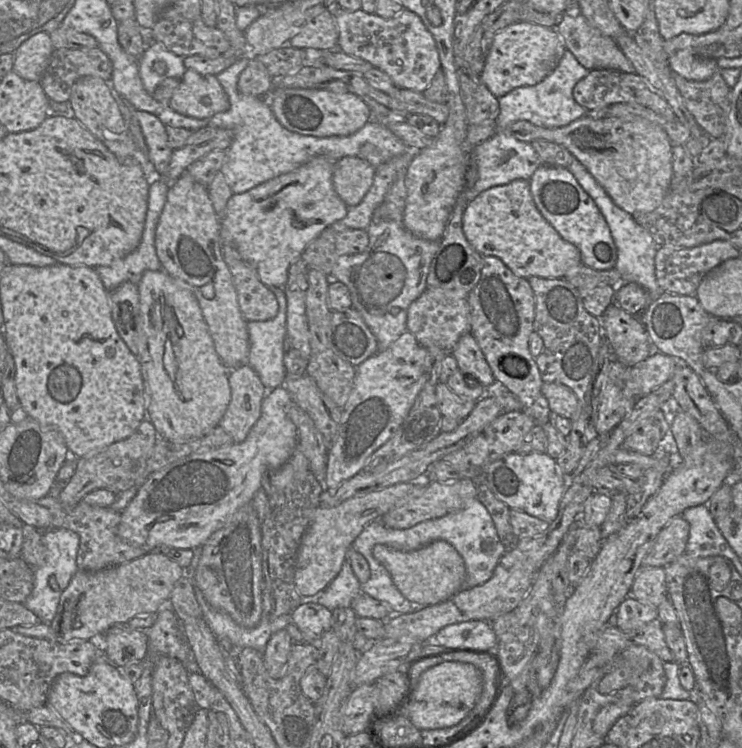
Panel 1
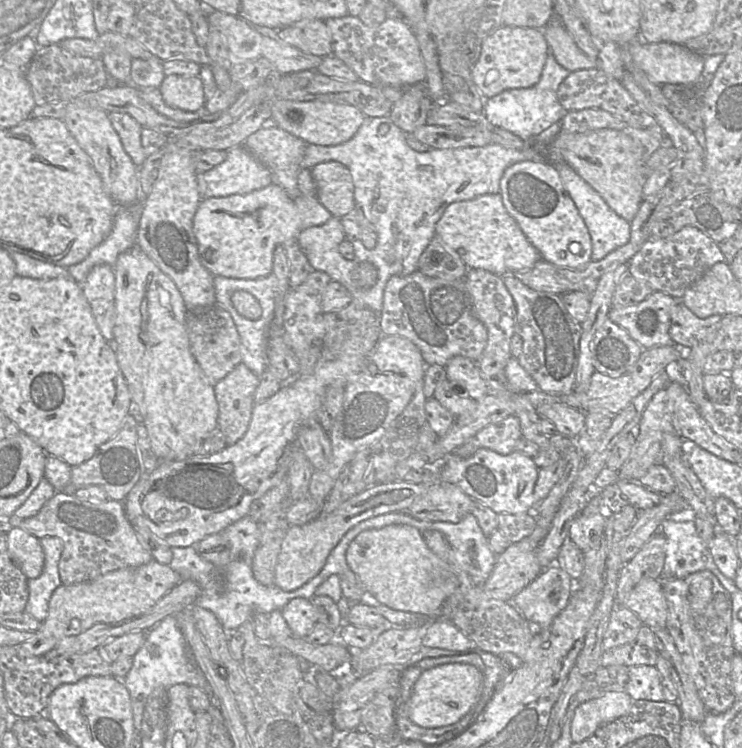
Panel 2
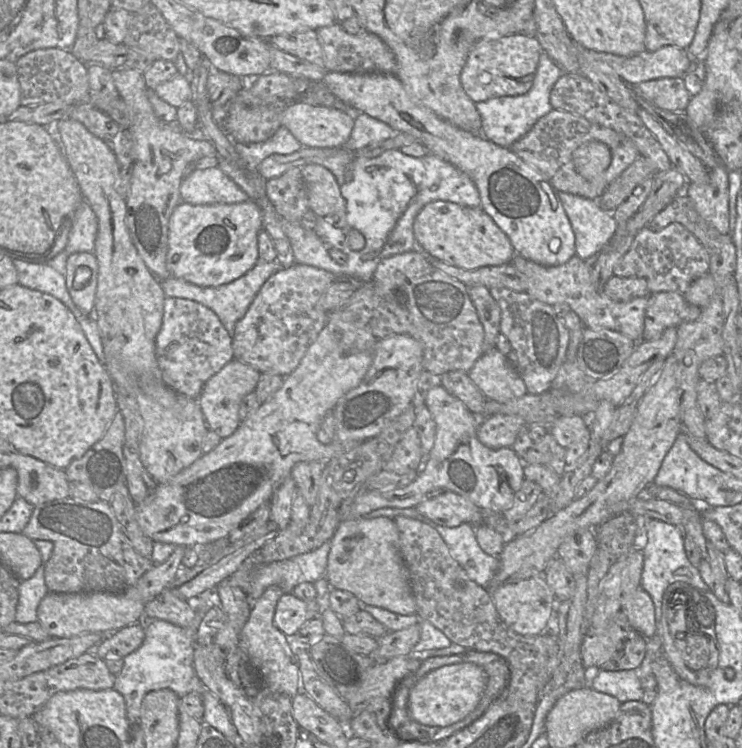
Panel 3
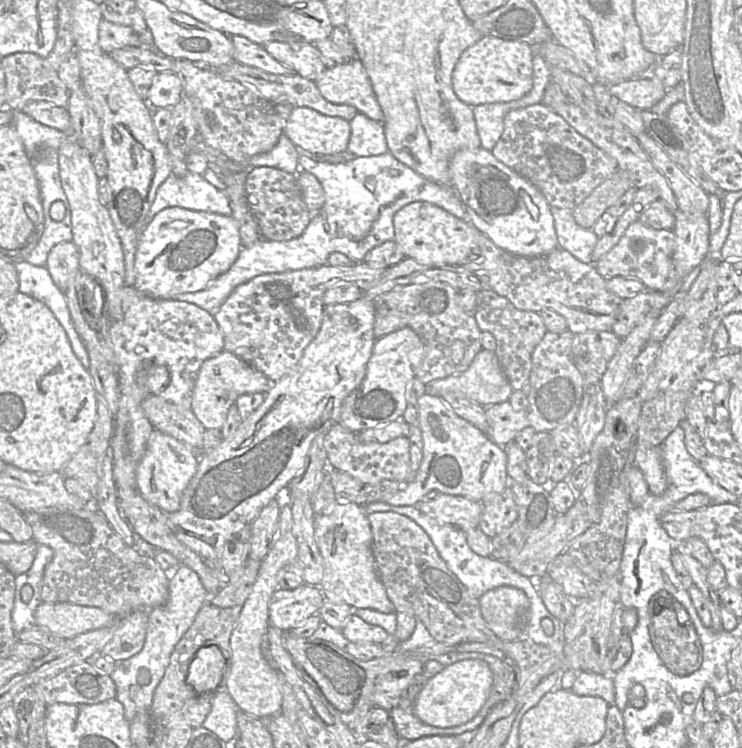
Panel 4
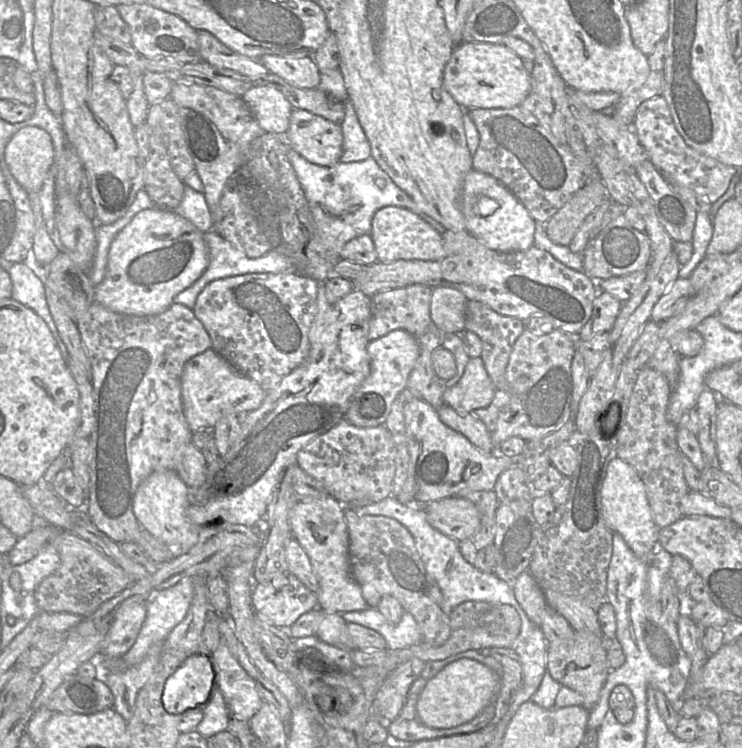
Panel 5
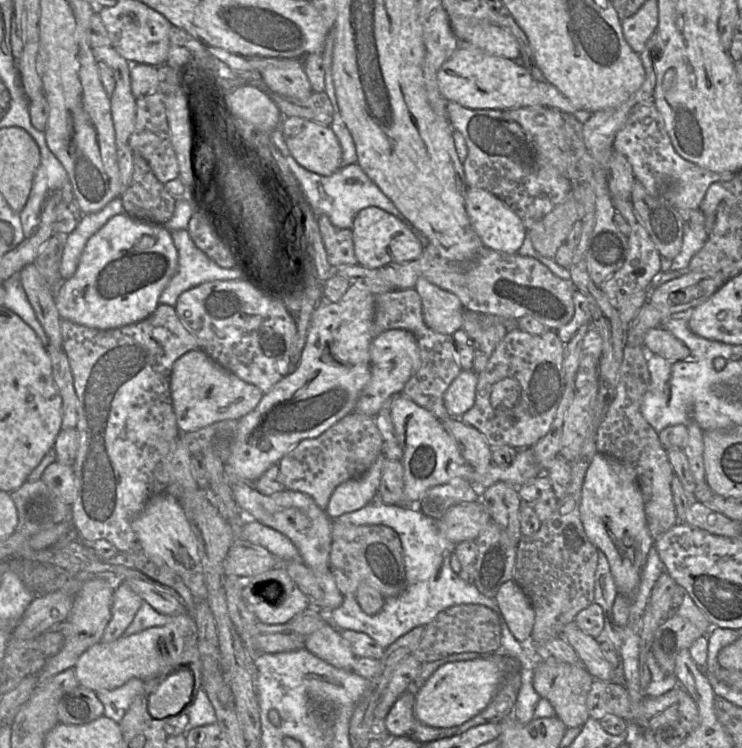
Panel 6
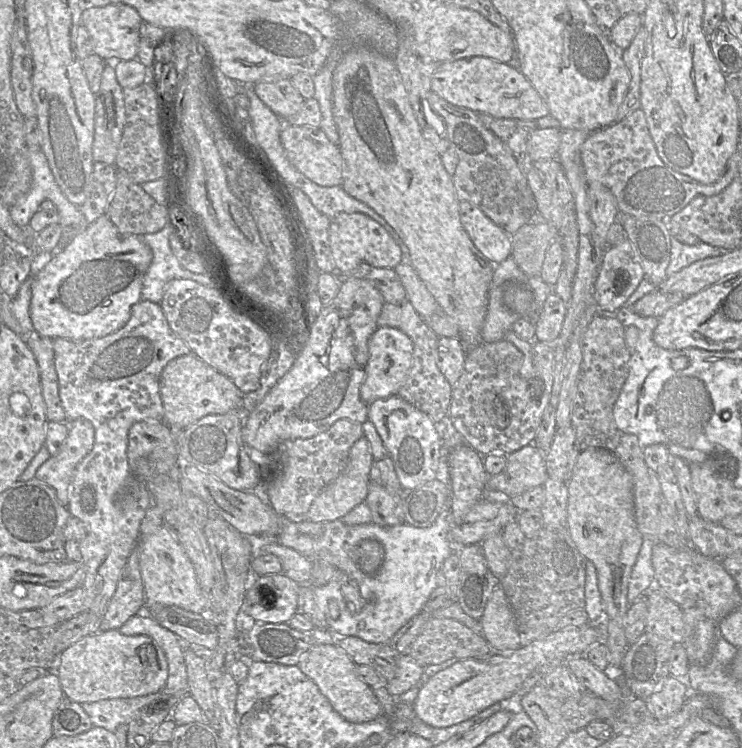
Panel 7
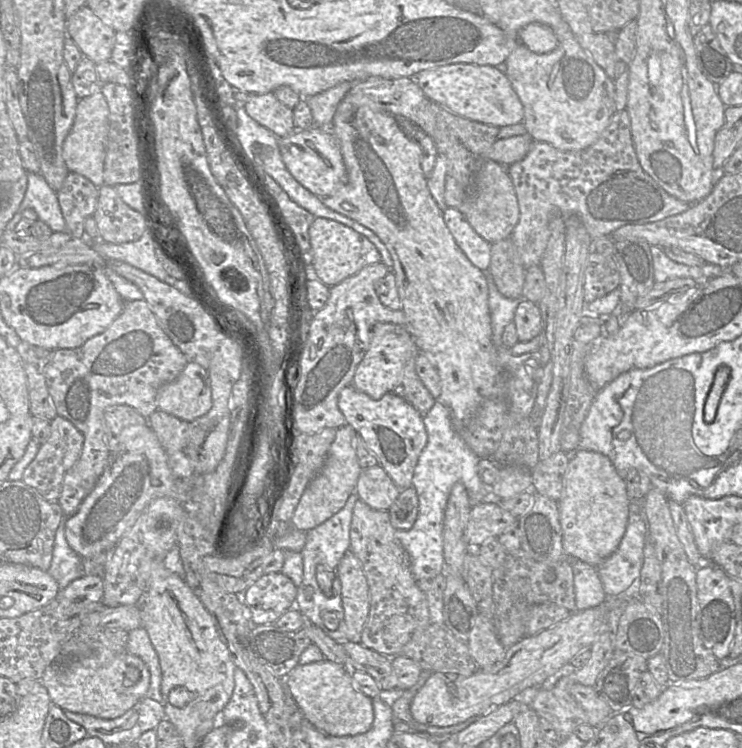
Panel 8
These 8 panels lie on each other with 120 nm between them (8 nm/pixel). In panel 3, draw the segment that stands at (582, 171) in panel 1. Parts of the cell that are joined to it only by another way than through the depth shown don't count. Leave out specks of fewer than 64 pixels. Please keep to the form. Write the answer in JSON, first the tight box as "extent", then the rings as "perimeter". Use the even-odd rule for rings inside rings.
{"extent":[559,192,618,260],"perimeter":[[[560,192],[559,200],[575,234],[575,255],[582,260],[591,258],[594,254],[600,252],[615,237],[618,223],[611,212],[605,211],[599,206],[597,199],[589,199],[566,192]]]}

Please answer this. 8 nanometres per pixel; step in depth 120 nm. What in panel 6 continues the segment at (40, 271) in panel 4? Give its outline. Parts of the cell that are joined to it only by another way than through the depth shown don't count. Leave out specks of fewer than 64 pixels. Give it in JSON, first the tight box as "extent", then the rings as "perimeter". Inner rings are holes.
{"extent":[3,275,49,347],"perimeter":[[[17,275],[10,277],[3,284],[5,287],[3,306],[17,314],[27,325],[29,325],[46,347],[49,344],[49,338],[38,321]]]}

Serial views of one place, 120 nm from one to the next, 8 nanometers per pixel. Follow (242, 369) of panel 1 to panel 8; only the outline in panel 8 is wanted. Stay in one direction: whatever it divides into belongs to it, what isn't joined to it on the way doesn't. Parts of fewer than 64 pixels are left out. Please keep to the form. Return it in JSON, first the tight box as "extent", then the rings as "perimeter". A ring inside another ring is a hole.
{"extent":[157,361,212,422],"perimeter":[[[188,361],[174,381],[159,389],[157,407],[187,422],[205,415],[212,407],[208,371],[196,362]]]}

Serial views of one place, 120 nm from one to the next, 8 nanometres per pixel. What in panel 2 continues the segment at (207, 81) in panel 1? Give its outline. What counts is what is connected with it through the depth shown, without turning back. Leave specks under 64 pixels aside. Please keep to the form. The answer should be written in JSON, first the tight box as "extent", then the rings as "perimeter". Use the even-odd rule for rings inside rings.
{"extent":[159,75,206,112],"perimeter":[[[168,75],[159,91],[163,101],[171,108],[196,112],[206,103],[202,79],[198,76]]]}

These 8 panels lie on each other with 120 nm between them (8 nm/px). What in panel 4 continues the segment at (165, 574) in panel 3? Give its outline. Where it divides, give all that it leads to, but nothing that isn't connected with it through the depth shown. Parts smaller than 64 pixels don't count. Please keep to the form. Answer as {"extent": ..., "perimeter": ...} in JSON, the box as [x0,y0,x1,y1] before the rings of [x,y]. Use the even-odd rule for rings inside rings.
{"extent":[35,602,115,639],"perimeter":[[[41,602],[35,610],[36,624],[48,629],[64,639],[69,639],[79,634],[104,628],[115,621],[115,617],[101,608],[82,606],[71,603]]]}

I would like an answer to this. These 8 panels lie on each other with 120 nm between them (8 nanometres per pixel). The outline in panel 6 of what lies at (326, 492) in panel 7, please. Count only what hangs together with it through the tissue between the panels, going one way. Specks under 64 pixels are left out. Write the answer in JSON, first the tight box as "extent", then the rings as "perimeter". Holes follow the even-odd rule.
{"extent":[325,455,386,519],"perimeter":[[[381,455],[360,477],[341,483],[333,491],[325,512],[331,519],[359,510],[379,499],[381,469],[386,458]]]}

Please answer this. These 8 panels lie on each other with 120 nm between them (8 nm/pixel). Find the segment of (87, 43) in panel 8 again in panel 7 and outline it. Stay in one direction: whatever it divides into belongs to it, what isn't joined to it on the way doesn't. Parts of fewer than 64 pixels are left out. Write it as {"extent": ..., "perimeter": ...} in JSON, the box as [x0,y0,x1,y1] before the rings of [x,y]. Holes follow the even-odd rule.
{"extent":[81,4,143,63],"perimeter":[[[111,4],[104,7],[85,5],[81,14],[81,25],[89,33],[93,54],[108,63],[136,59],[140,43],[140,27],[143,23],[139,13],[126,4]]]}

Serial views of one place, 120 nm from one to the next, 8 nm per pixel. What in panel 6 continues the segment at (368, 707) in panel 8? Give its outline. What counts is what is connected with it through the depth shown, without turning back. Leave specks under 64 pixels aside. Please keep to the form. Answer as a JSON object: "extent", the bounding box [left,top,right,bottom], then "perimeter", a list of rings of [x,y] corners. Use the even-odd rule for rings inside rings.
{"extent":[305,623,356,670],"perimeter":[[[327,623],[308,636],[305,648],[336,668],[353,670],[356,656],[341,633]]]}

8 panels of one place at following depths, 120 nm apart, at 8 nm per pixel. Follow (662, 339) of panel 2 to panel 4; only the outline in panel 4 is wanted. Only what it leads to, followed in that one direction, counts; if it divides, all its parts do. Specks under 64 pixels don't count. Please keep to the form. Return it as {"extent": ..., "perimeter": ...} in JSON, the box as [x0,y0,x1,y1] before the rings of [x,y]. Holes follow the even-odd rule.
{"extent":[460,235,623,335],"perimeter":[[[480,235],[479,256],[473,256],[473,259],[460,266],[478,277],[482,290],[496,292],[520,310],[541,312],[544,309],[551,309],[559,313],[567,321],[567,330],[575,335],[589,331],[611,330],[623,301],[607,289],[605,278],[597,272],[593,264],[583,263],[561,248],[545,255],[525,257],[507,252],[497,247],[489,238]]]}

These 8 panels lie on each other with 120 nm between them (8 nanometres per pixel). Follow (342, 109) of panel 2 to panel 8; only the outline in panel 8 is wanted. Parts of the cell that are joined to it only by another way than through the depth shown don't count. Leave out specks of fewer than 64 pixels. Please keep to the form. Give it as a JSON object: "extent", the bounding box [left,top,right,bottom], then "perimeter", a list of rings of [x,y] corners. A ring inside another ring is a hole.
{"extent":[279,126,346,197],"perimeter":[[[313,126],[305,130],[295,130],[279,139],[279,147],[289,172],[311,193],[319,197],[330,196],[345,183],[346,167],[341,149],[330,129]]]}

